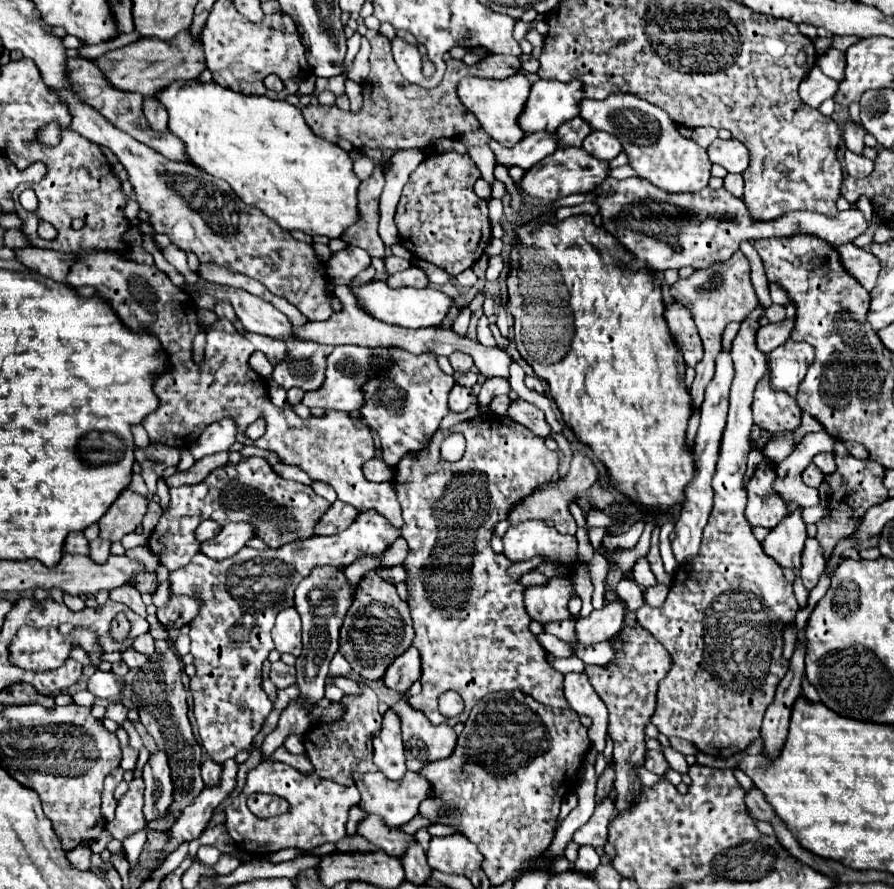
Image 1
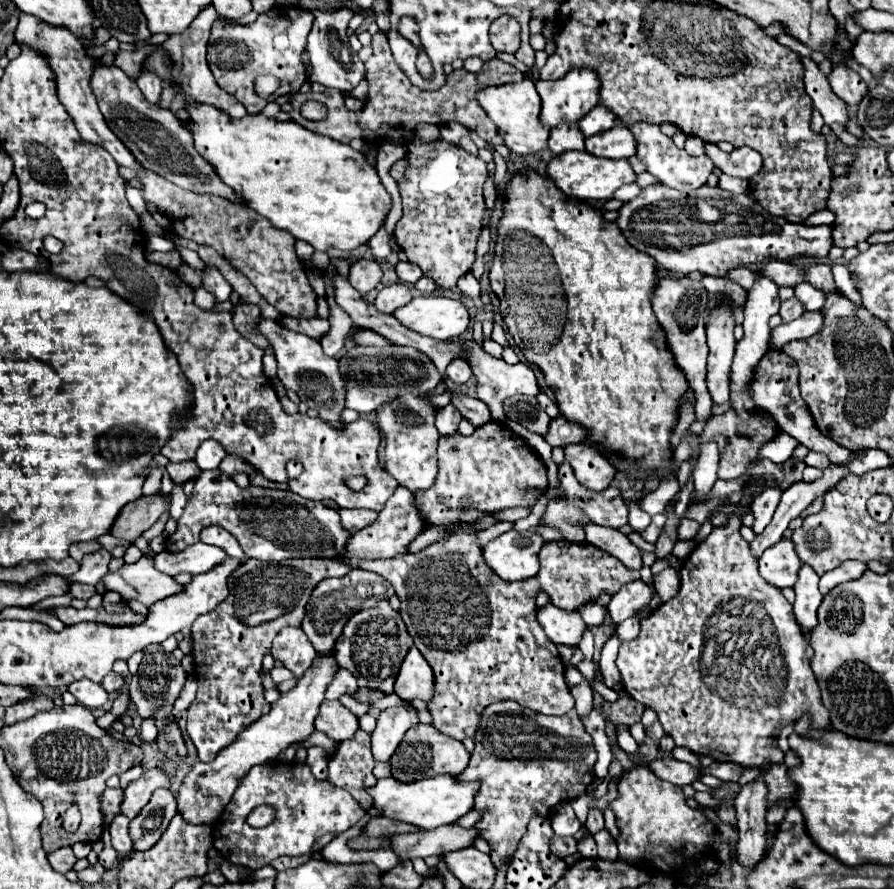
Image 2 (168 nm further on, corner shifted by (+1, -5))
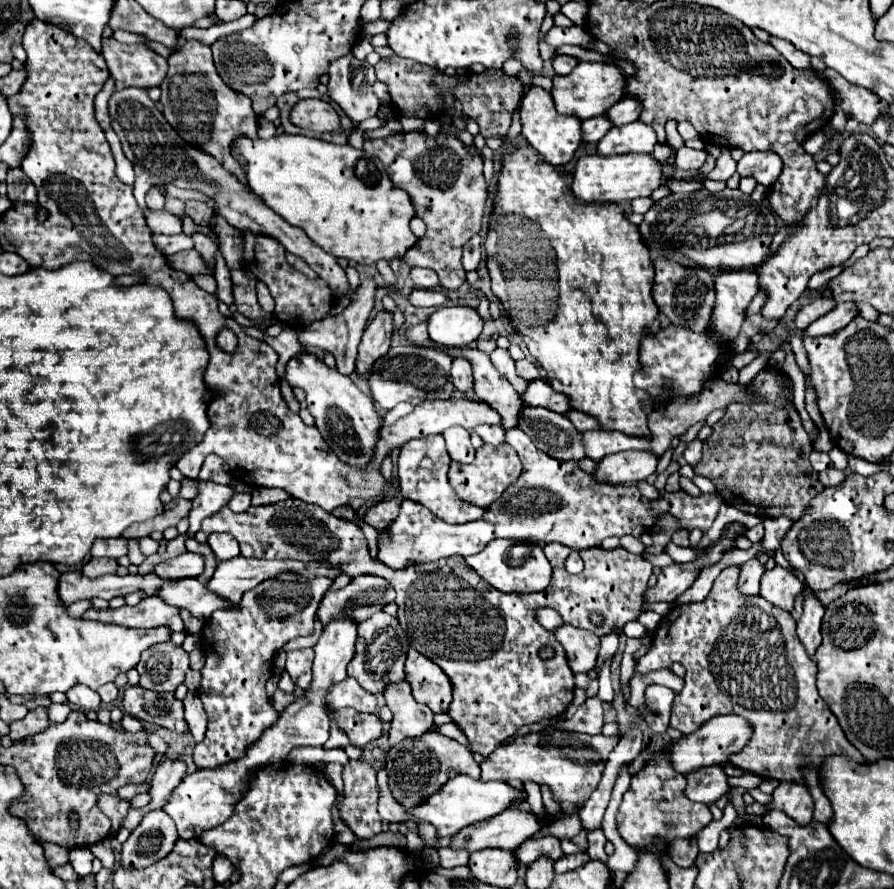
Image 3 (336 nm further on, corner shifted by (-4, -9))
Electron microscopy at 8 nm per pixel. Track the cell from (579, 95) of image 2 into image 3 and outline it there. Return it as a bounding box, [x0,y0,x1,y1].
[551,62,623,120]

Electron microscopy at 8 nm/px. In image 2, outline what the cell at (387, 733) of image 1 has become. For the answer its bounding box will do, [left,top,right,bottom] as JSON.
[372,706,418,762]

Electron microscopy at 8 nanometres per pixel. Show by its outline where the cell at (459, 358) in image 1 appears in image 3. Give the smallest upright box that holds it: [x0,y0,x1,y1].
[451,358,473,392]

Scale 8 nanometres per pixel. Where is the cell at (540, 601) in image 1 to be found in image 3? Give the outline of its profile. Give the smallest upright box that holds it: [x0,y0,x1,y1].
[553,624,599,672]

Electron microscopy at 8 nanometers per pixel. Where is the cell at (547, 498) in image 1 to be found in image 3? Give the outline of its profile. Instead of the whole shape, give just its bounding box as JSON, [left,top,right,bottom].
[593,450,657,484]

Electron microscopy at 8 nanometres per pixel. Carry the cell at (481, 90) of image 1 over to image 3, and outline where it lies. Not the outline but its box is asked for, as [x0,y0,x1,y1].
[519,86,583,166]

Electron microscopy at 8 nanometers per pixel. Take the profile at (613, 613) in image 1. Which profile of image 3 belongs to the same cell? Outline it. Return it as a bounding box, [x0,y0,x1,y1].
[643,524,743,604]

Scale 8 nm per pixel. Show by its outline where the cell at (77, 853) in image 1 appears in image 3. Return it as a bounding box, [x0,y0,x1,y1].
[43,846,69,868]

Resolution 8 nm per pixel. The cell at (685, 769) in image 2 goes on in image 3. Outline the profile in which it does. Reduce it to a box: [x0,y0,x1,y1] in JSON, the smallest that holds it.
[685,766,729,804]

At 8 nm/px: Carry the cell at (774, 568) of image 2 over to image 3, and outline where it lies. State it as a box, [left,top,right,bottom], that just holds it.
[761,566,803,610]

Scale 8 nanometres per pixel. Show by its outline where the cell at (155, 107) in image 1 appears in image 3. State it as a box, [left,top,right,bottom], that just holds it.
[103,38,167,90]

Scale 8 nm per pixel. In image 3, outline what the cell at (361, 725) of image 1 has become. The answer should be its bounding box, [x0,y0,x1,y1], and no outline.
[341,758,381,838]

